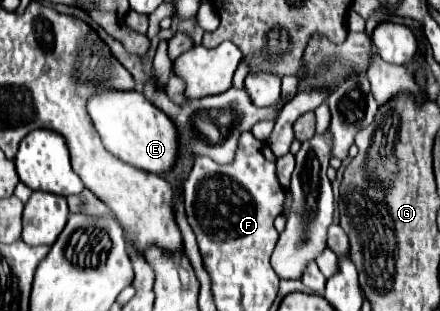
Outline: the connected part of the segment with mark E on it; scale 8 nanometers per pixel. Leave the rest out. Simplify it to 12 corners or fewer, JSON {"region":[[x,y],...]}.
{"region":[[106,89],[88,113],[114,157],[160,177],[178,131],[138,91]]}

